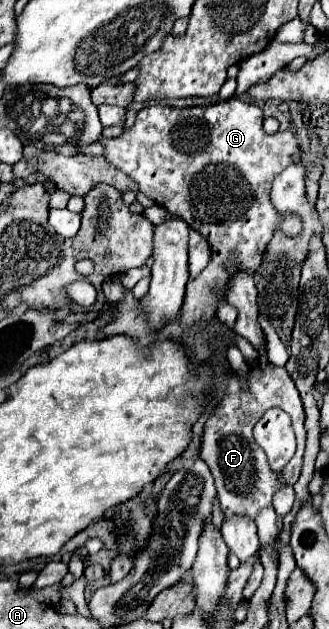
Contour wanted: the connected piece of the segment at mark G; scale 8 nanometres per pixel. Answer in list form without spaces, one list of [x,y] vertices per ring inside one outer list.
[[[240,95],[204,107],[178,109],[166,105],[150,105],[138,113],[136,123],[130,129],[124,129],[122,135],[114,139],[100,139],[100,143],[106,147],[106,159],[114,167],[124,171],[156,205],[184,219],[190,229],[200,231],[200,235],[204,235],[204,239],[208,239],[208,245],[212,247],[212,259],[208,267],[186,285],[186,297],[180,311],[180,323],[186,331],[196,323],[204,323],[206,327],[208,321],[216,315],[216,309],[220,305],[218,295],[226,295],[228,279],[232,279],[232,271],[228,267],[228,263],[232,263],[230,259],[238,259],[236,263],[240,263],[240,271],[254,275],[262,261],[262,253],[276,229],[280,229],[288,237],[296,237],[302,231],[302,221],[298,215],[282,217],[270,203],[272,179],[288,165],[300,163],[302,151],[294,133],[290,131],[266,135],[262,129],[262,115],[264,113],[258,105],[246,101]]]

